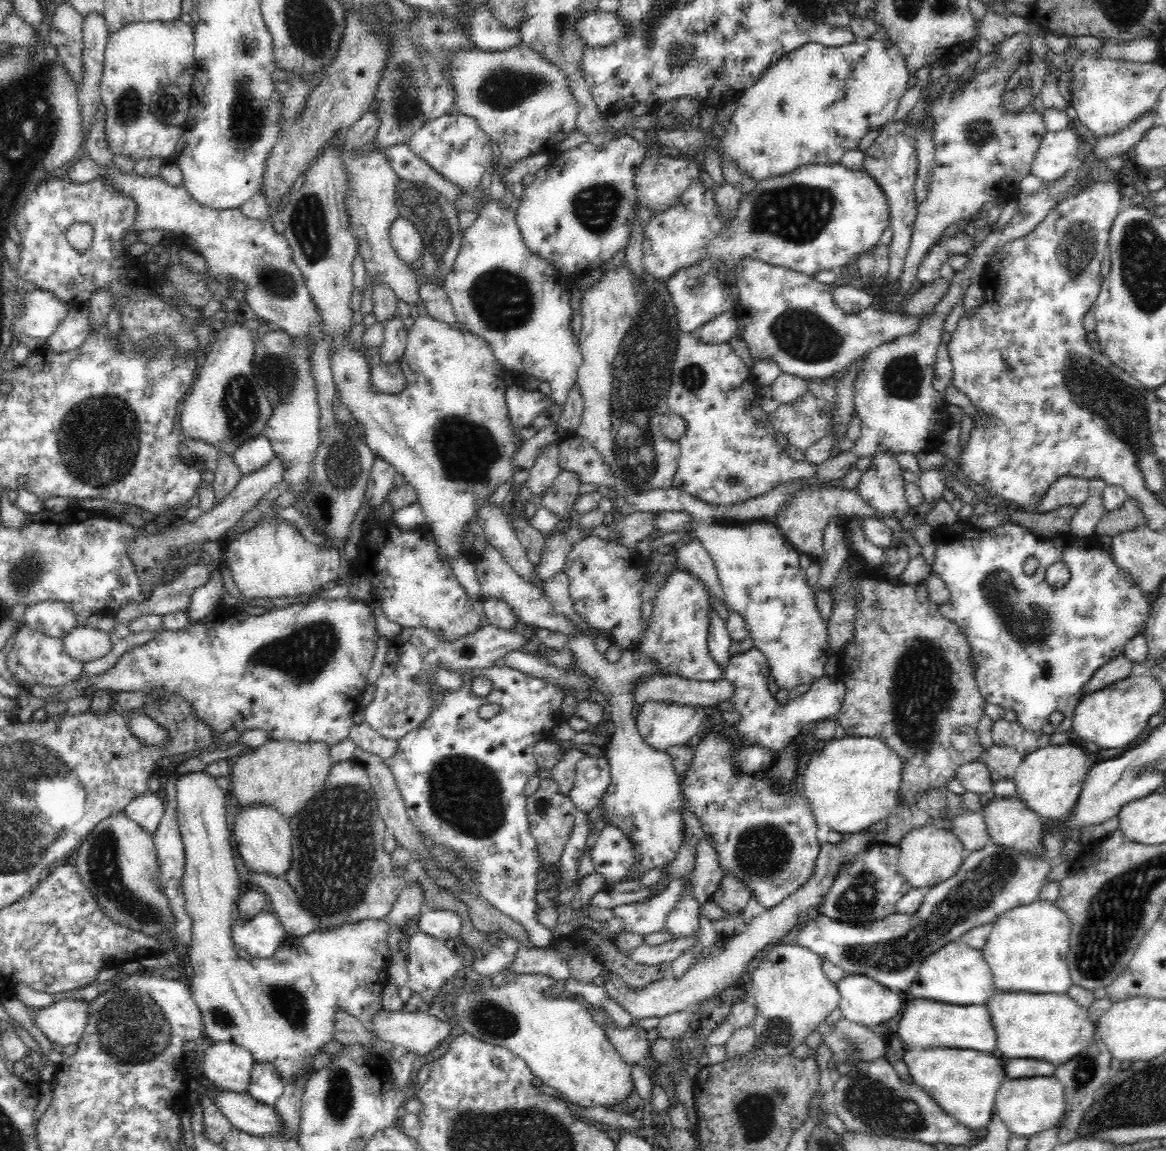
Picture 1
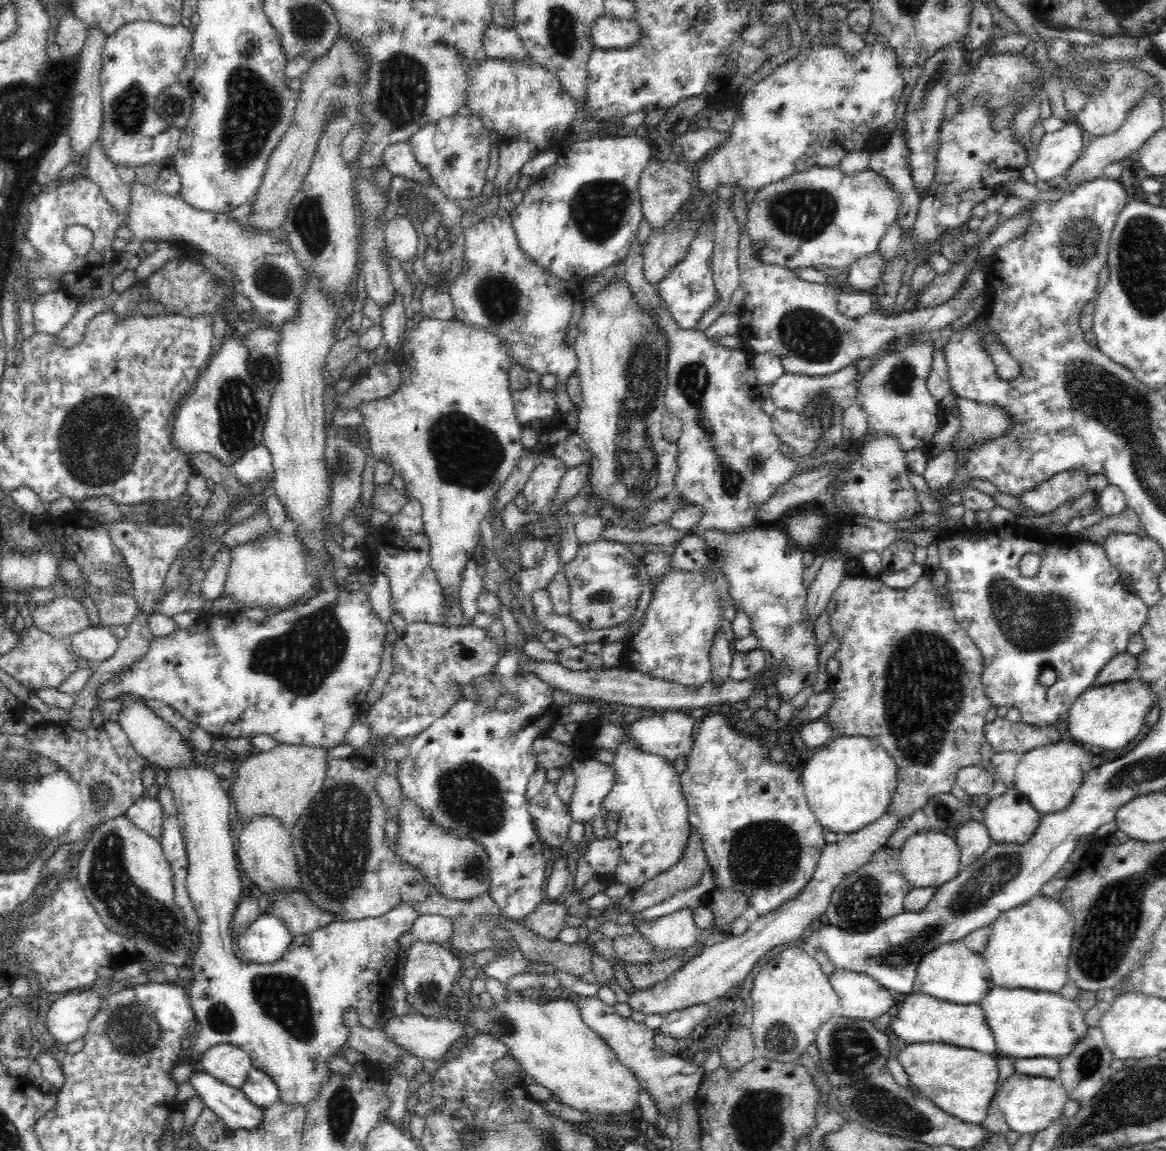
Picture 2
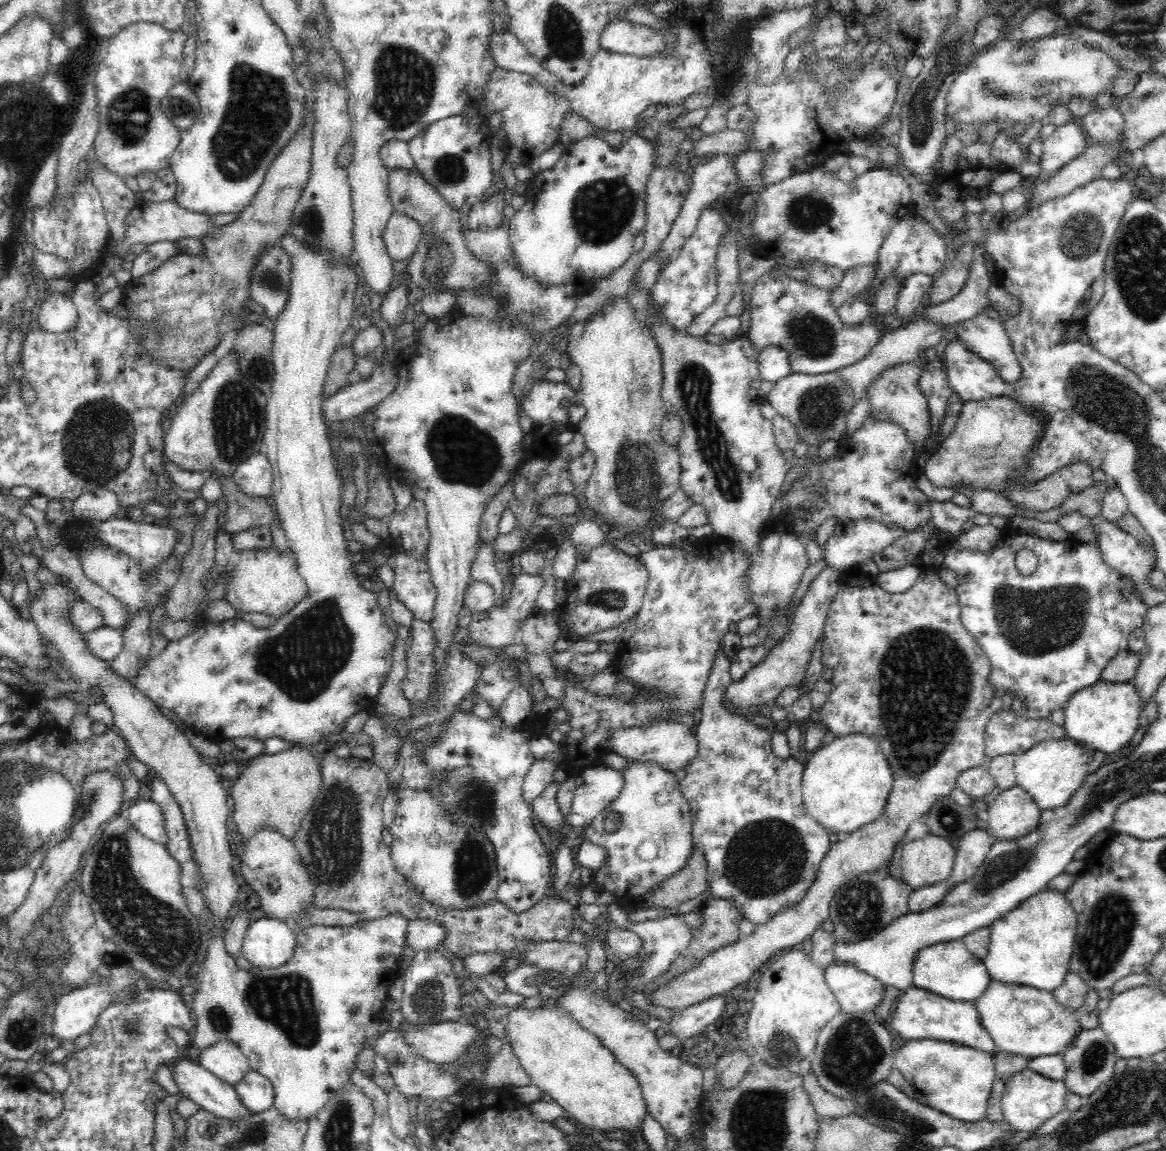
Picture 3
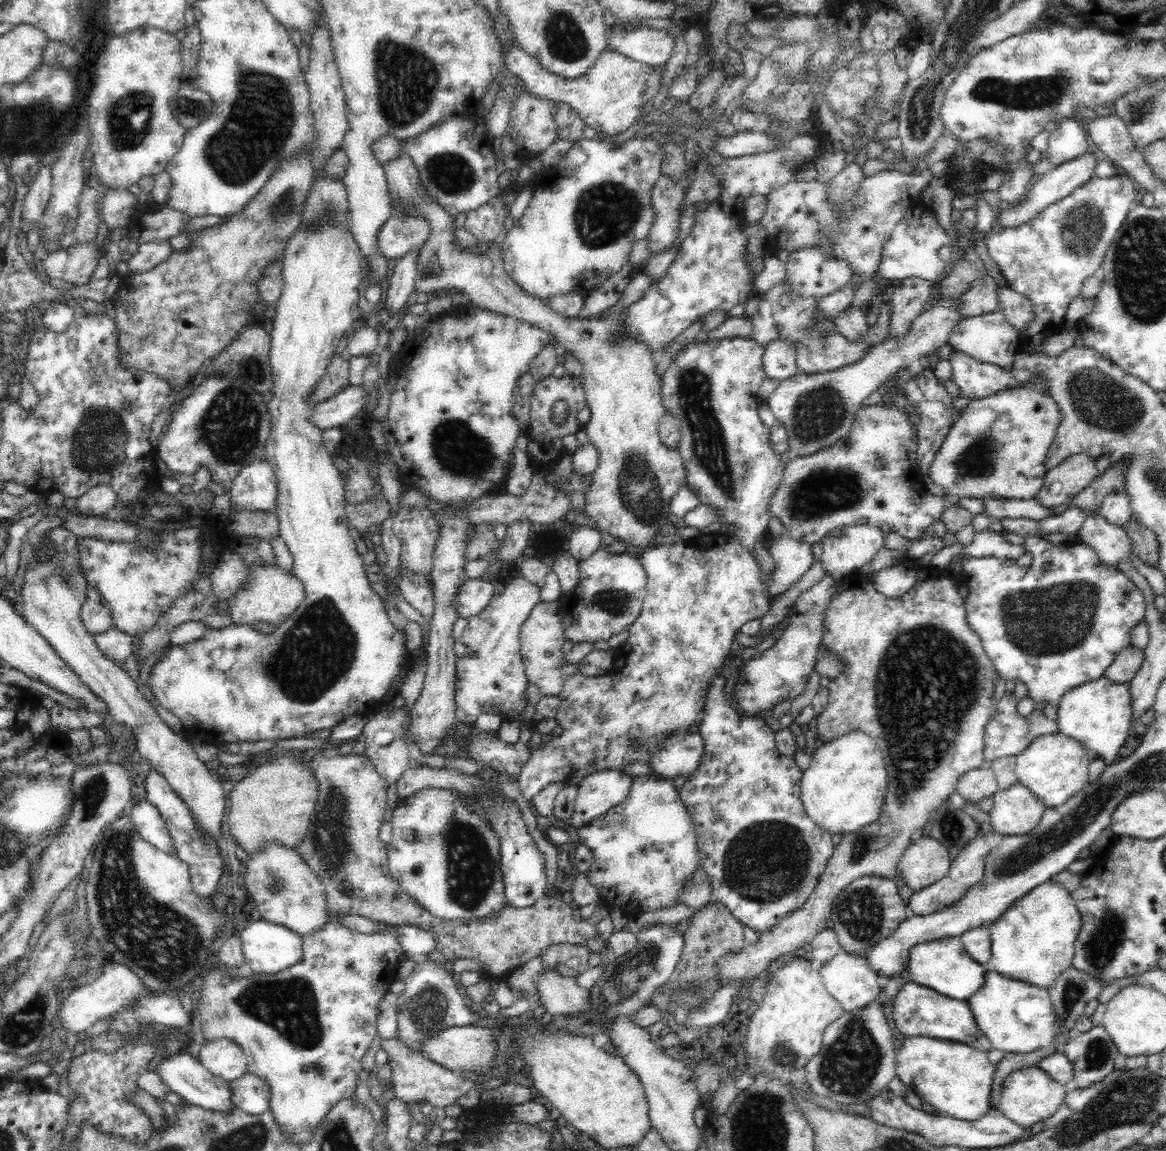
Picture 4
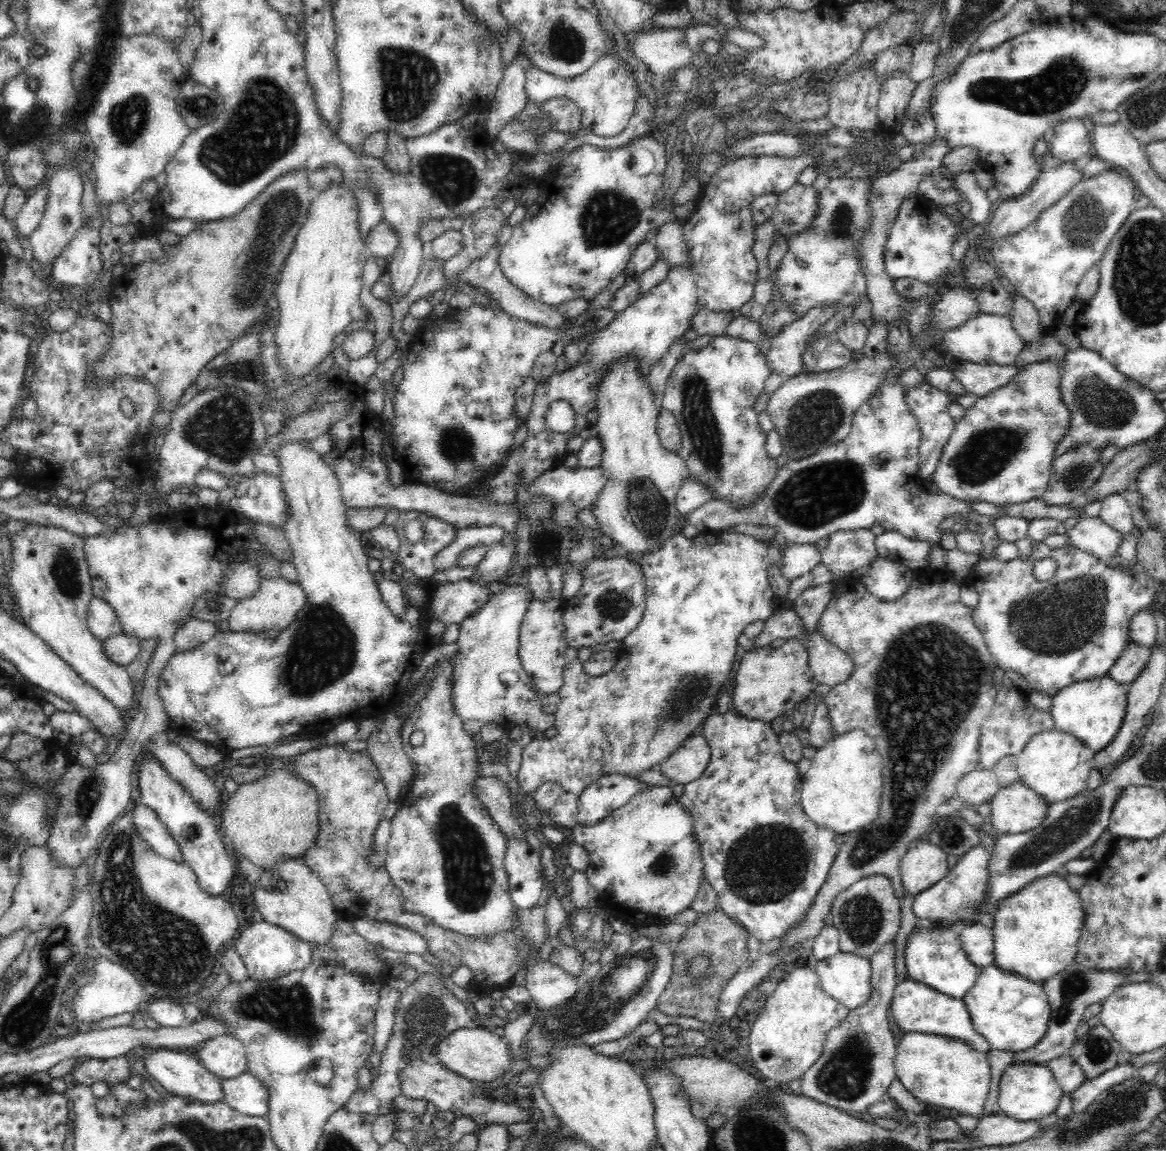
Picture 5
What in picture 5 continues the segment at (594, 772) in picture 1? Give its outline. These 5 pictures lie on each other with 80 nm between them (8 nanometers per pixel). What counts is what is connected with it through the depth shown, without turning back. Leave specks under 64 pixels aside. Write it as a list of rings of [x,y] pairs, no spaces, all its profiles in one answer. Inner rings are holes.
[[[608,775],[601,779],[580,794],[577,824],[581,827],[594,826],[636,794],[650,788],[649,784],[620,775]]]

